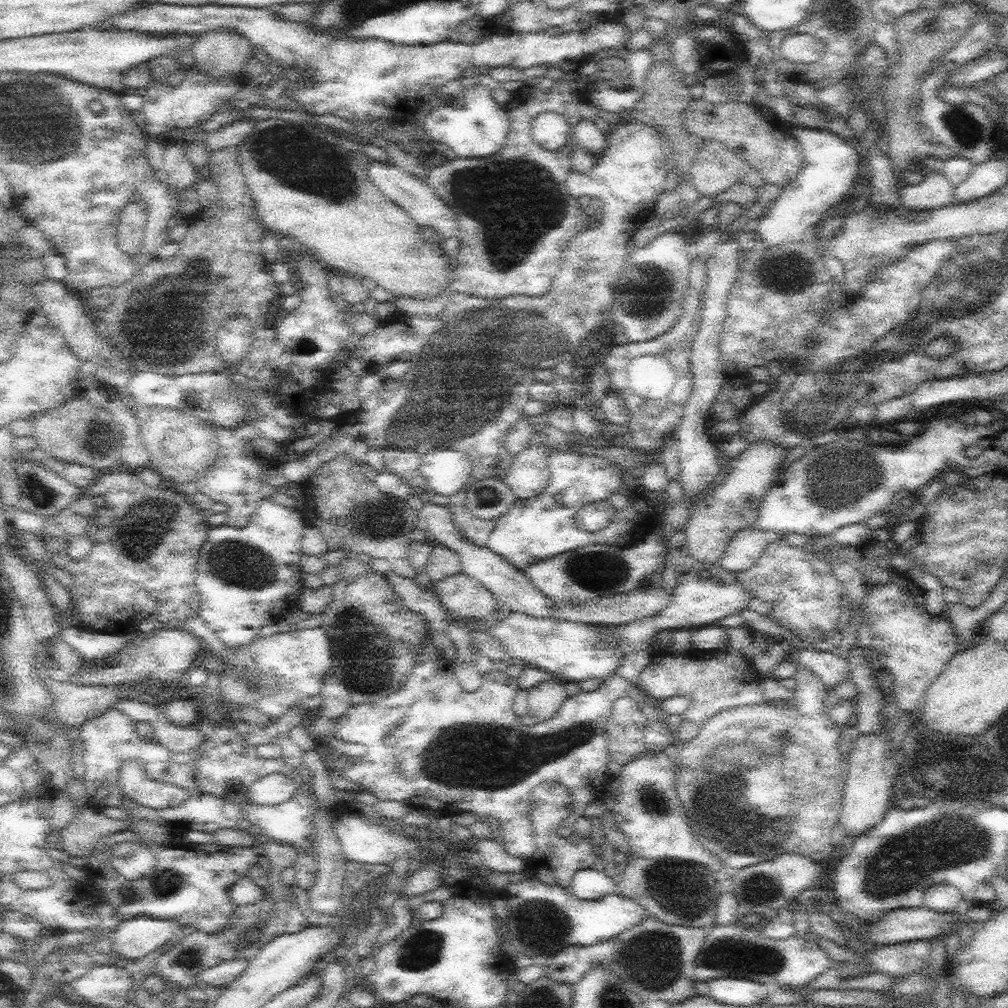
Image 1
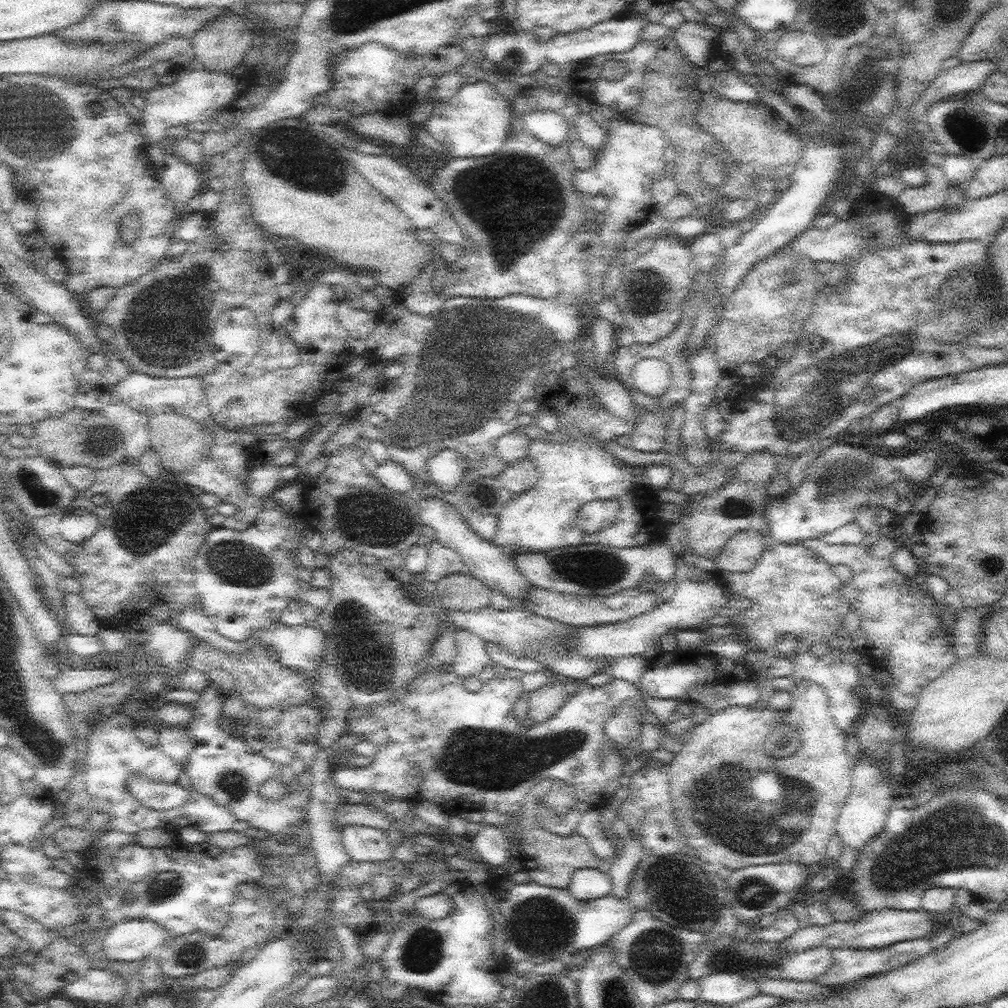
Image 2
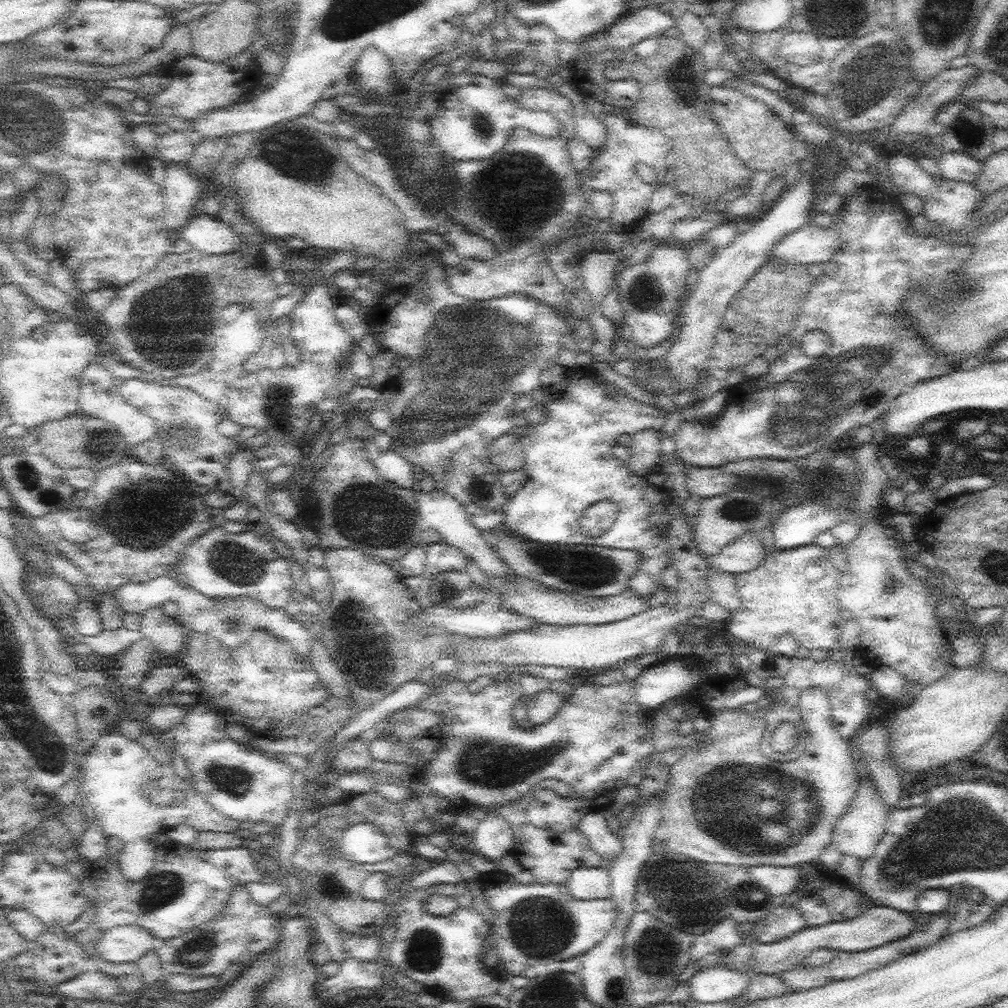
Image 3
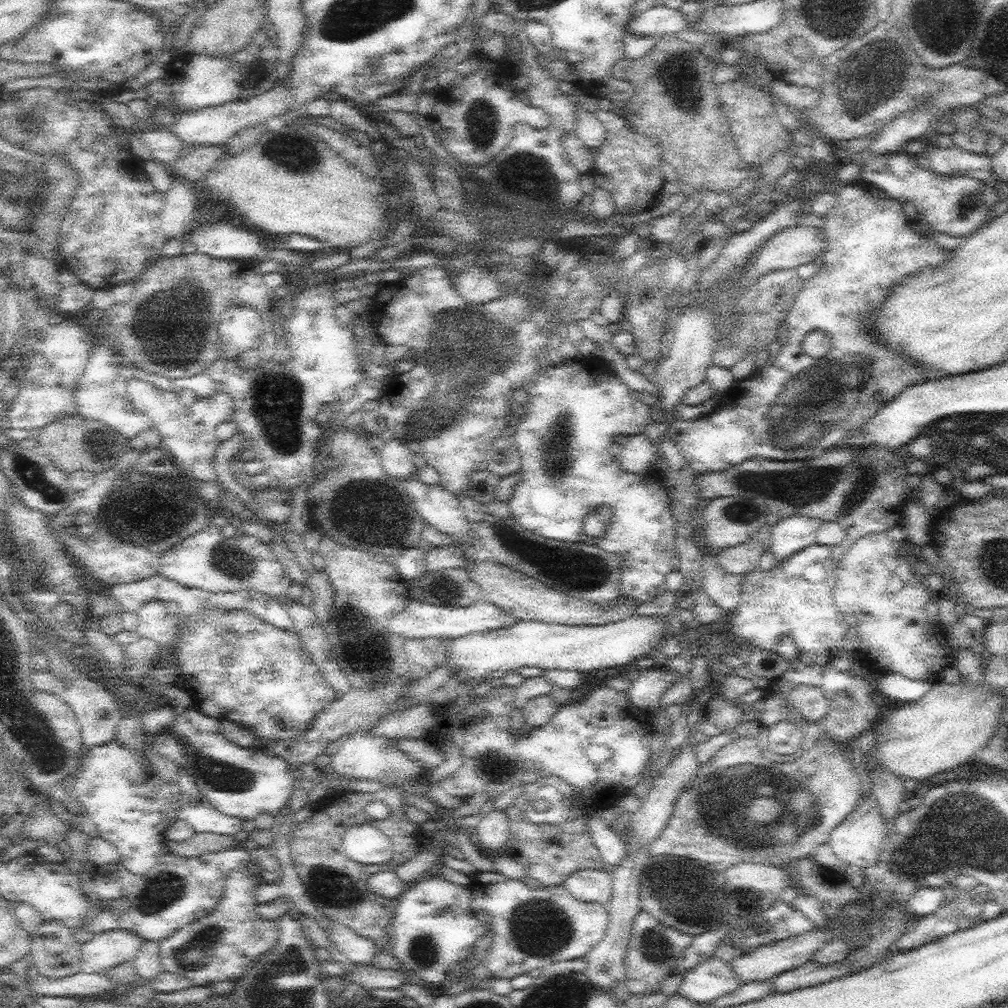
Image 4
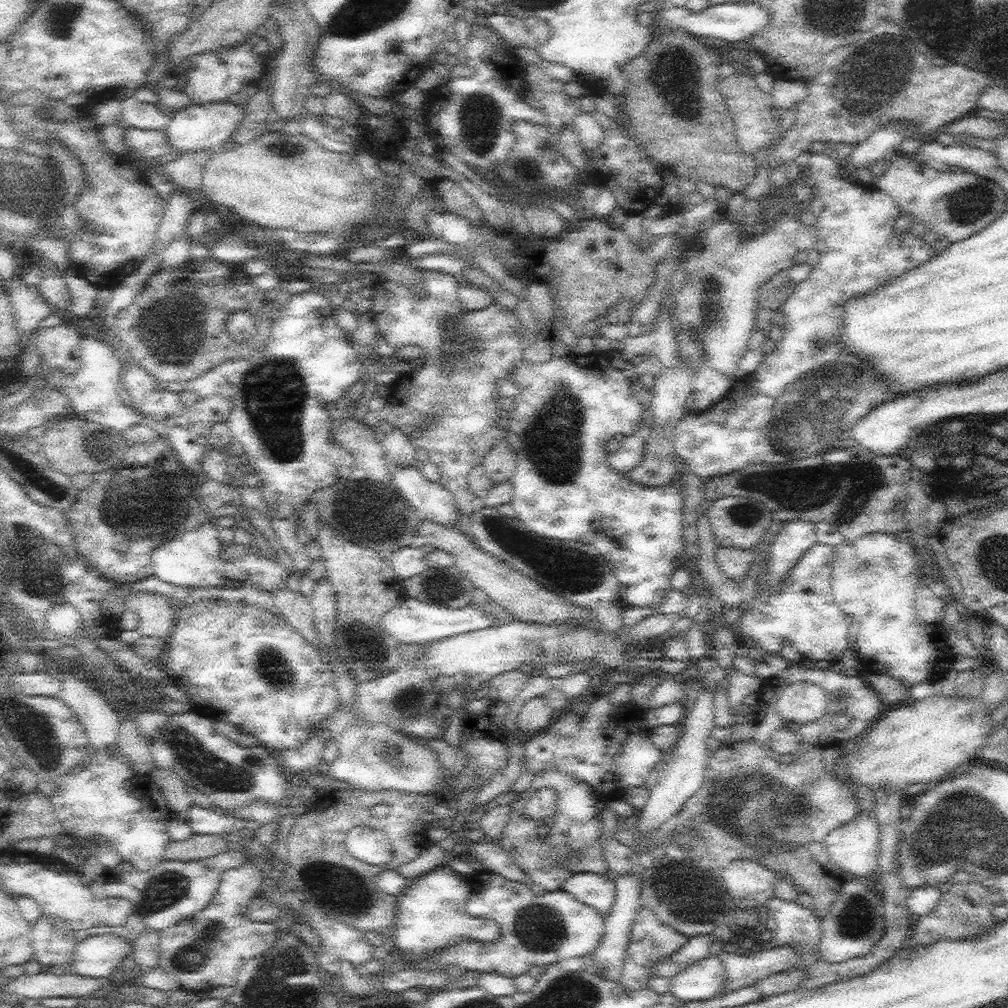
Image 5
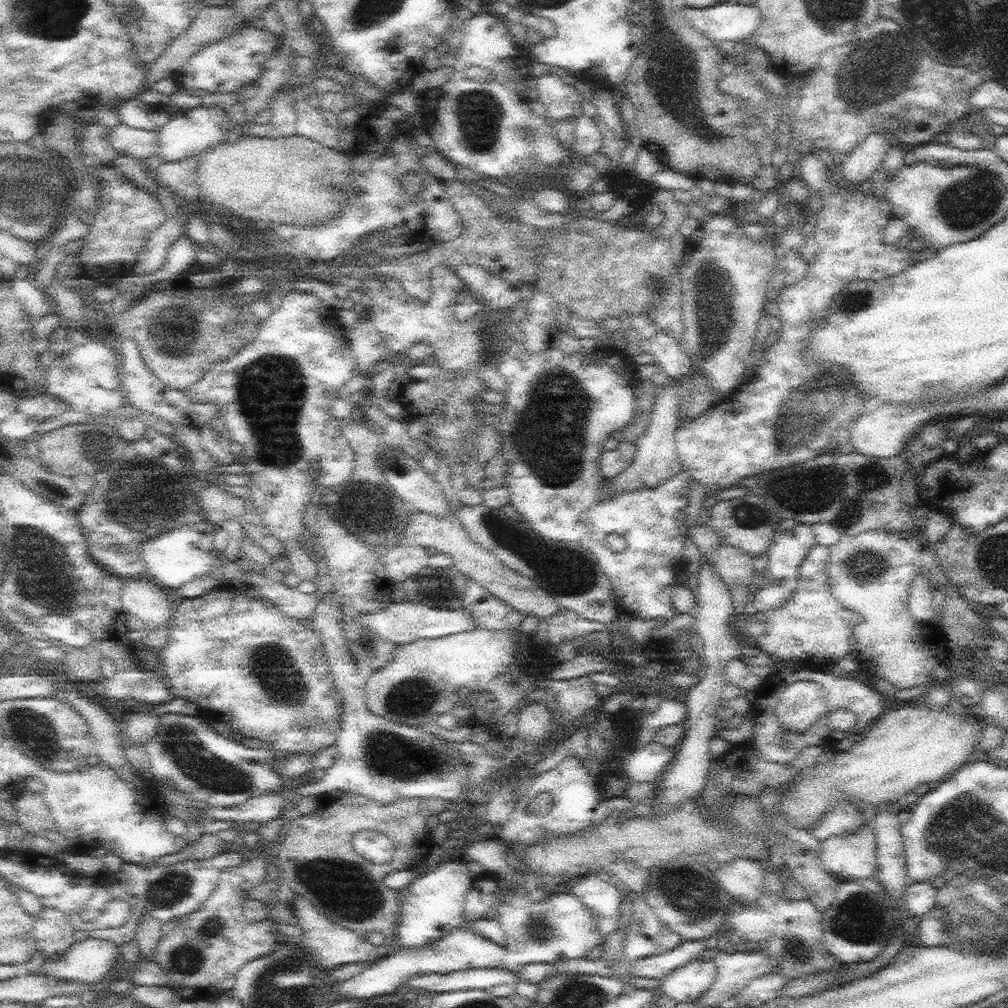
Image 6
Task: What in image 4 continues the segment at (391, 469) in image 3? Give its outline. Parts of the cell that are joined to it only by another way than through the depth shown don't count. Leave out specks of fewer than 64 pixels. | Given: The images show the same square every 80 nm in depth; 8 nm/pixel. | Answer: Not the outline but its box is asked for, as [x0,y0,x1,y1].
[380,438,417,480]

